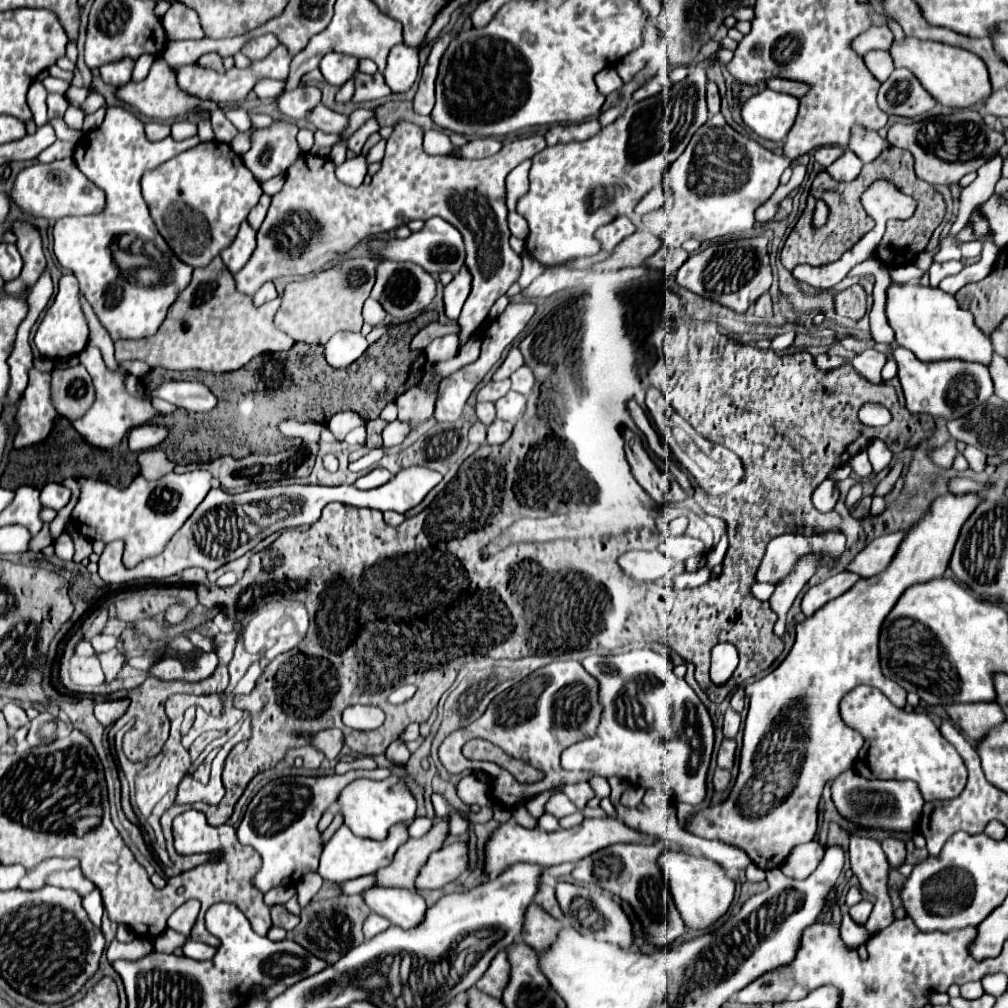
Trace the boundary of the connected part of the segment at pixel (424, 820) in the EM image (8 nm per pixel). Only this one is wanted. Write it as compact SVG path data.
M416 817L410 823L410 827L408 827L408 835L410 837L424 837L432 829L432 825L434 825L432 819L428 819L428 817Z

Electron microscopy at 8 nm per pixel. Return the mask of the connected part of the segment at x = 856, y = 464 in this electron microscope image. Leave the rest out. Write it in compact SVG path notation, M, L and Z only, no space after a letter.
M860 451L858 455L854 455L854 457L850 459L850 467L852 467L854 475L856 475L856 477L860 477L860 479L868 479L868 477L874 473L872 463L870 463L870 459L868 459L868 453L866 453L866 451Z

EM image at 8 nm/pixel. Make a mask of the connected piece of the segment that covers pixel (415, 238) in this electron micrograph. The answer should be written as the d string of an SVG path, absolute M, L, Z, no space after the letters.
M432 217L426 221L426 225L418 231L412 233L408 239L394 239L394 241L370 241L370 247L374 253L386 255L386 259L392 261L412 261L416 265L420 265L422 269L426 269L430 275L436 273L458 273L466 261L466 249L464 243L460 239L460 231L454 225L448 225L448 221L444 221L442 217Z

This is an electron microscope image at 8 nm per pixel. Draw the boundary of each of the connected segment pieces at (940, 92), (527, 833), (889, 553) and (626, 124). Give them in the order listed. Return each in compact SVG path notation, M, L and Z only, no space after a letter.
M906 37L904 41L892 43L890 55L894 57L896 67L910 69L918 77L918 81L924 85L924 89L944 107L966 109L974 103L982 103L992 93L986 63L974 53L964 51L960 47L952 47L938 41L922 41L916 37L910 37L910 39Z
M616 817L586 819L578 827L560 829L560 831L554 831L554 833L546 833L546 831L538 831L538 829L526 829L526 827L520 827L518 823L514 823L514 819L510 819L506 823L500 823L486 841L484 873L488 877L498 877L504 869L508 869L508 867L512 867L514 863L520 863L520 861L552 867L552 865L560 865L564 861L580 861L580 859L596 853L598 849L612 845L612 843L626 843L626 841L640 843L644 839L646 839L646 835L626 827Z
M894 531L874 539L864 551L856 555L856 559L848 565L848 569L858 573L860 577L874 577L882 573L892 563L892 557L896 557L896 549L900 549L904 533L906 531Z
M718 49L700 61L694 71L674 83L668 91L662 91L654 97L648 97L640 103L626 107L626 111L610 125L606 125L598 135L580 141L580 143L560 143L546 147L536 157L532 157L530 169L530 189L526 195L520 197L516 211L528 221L530 235L526 237L526 249L530 255L540 261L542 265L562 265L564 261L572 261L578 257L590 257L602 251L600 241L596 241L594 231L620 215L626 215L628 209L632 211L638 201L656 185L662 183L668 165L672 165L690 143L690 137L706 123L706 85L708 77L706 71L716 65L728 64L733 57L733 52L728 49Z

